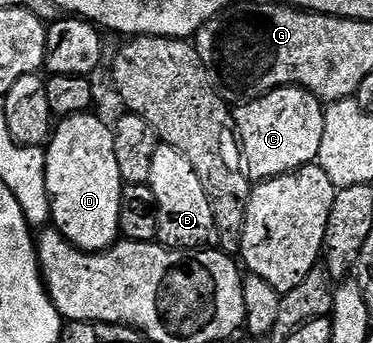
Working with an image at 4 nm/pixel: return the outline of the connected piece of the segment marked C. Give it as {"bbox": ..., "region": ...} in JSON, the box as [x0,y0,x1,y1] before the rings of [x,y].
{"bbox":[232,85,325,183],"region":[[[287,85],[284,89],[272,89],[259,99],[232,110],[237,139],[241,142],[244,168],[254,182],[260,183],[284,173],[295,173],[304,165],[312,165],[319,155],[319,143],[323,143],[323,119],[325,110],[321,98],[306,89]]]}

